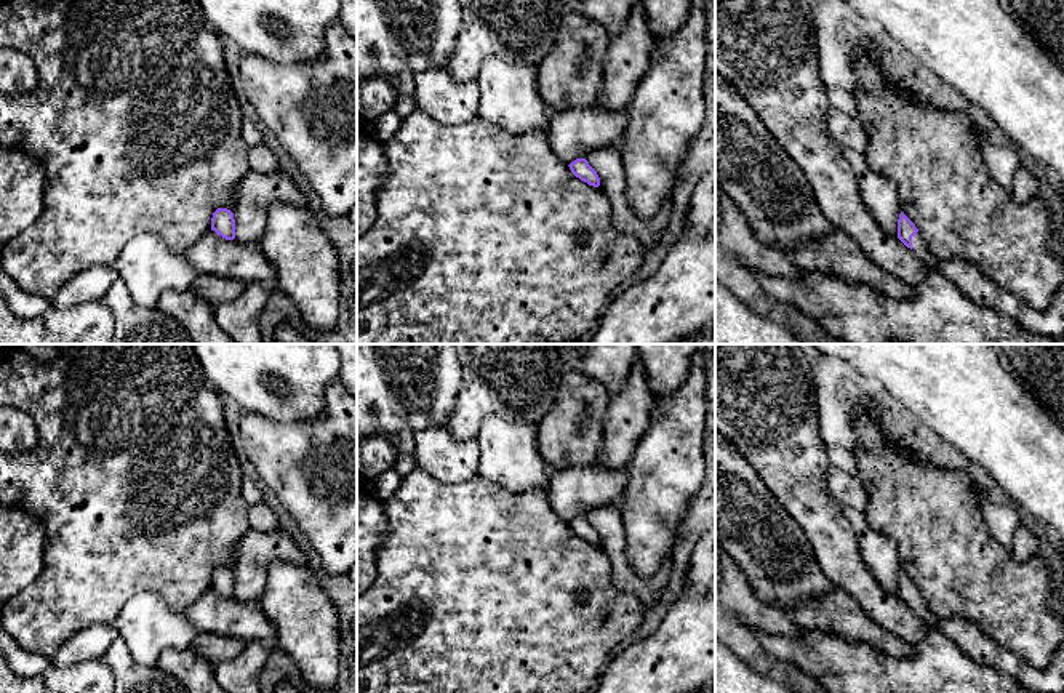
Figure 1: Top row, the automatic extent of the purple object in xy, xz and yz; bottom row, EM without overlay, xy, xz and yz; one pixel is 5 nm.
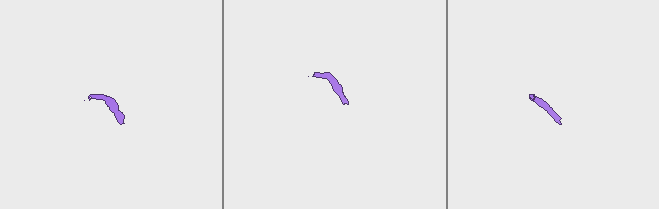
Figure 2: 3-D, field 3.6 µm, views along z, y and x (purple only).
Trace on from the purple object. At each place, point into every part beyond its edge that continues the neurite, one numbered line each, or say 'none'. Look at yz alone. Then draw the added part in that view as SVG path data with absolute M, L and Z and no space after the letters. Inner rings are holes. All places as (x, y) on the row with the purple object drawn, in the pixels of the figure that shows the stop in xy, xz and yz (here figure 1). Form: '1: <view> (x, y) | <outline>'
1: yz (940, 312) | M922 235L912 237L912 251L928 272L920 285L912 286L910 299L885 296L867 285L848 282L816 270L803 270L800 278L758 274L763 290L774 299L795 306L814 318L826 331L850 344L1064 344L1064 336L1030 333L1013 317L982 307L938 269L938 259L926 248Z

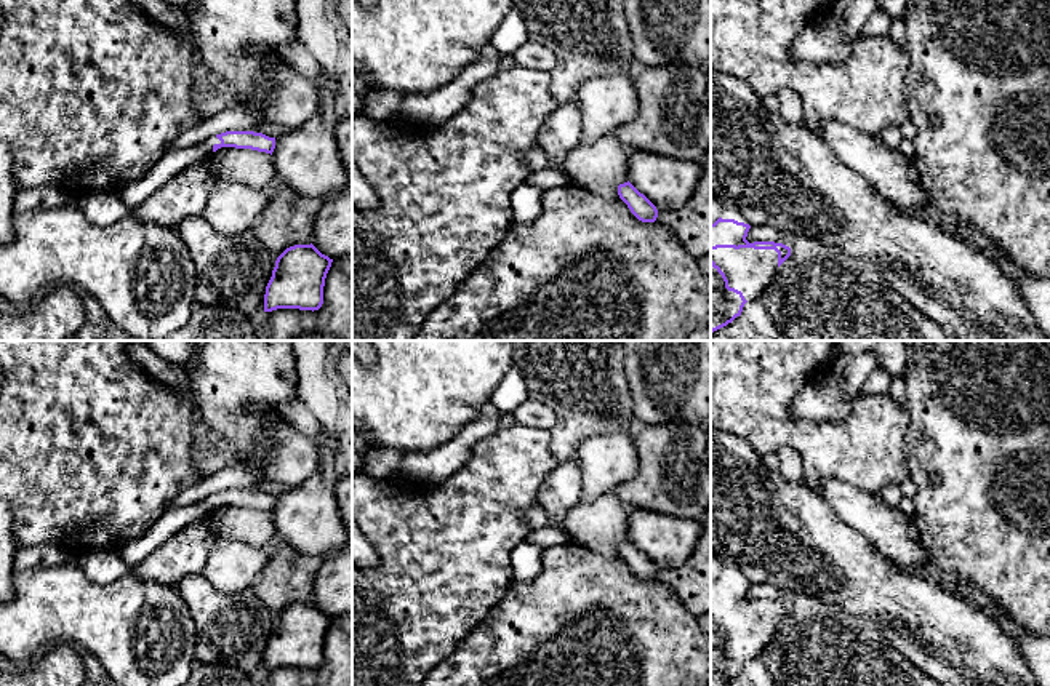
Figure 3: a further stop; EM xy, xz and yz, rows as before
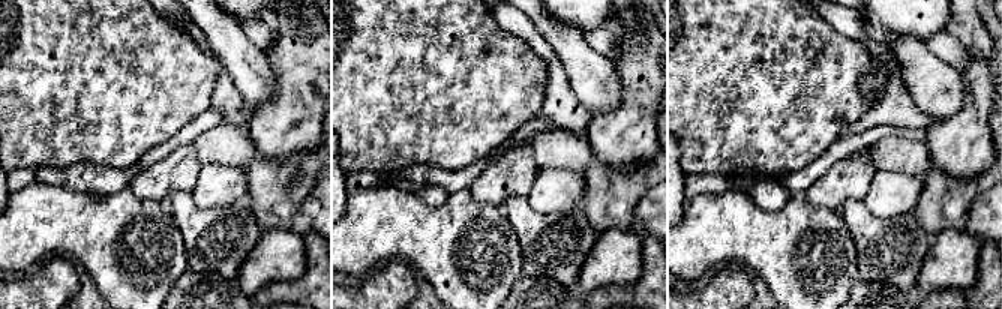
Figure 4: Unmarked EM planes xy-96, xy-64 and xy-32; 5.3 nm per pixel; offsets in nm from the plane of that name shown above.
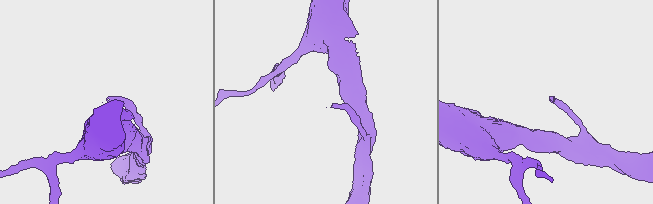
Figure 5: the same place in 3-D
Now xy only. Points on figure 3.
1: xy (133, 194) | M211 136L189 147L168 150L146 176L125 184L117 192L118 198L128 209L134 209L171 176L194 163L206 162L213 154L214 144L221 144L221 141Z

